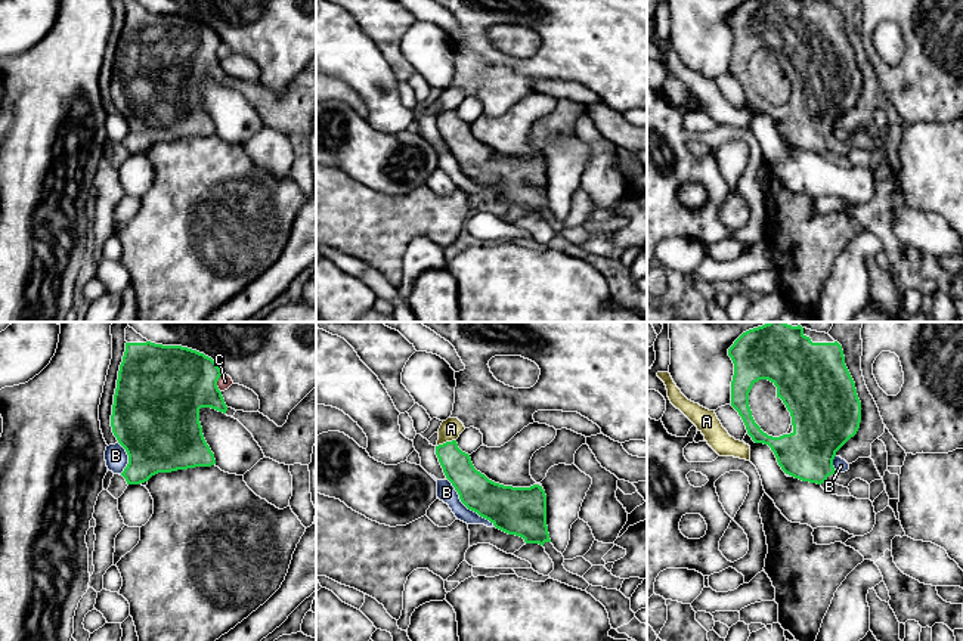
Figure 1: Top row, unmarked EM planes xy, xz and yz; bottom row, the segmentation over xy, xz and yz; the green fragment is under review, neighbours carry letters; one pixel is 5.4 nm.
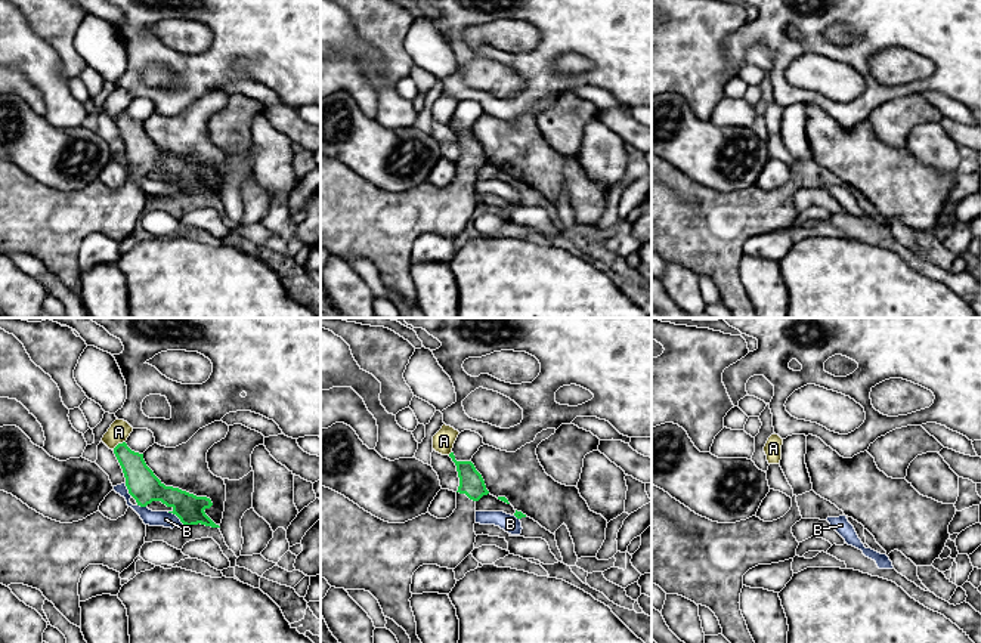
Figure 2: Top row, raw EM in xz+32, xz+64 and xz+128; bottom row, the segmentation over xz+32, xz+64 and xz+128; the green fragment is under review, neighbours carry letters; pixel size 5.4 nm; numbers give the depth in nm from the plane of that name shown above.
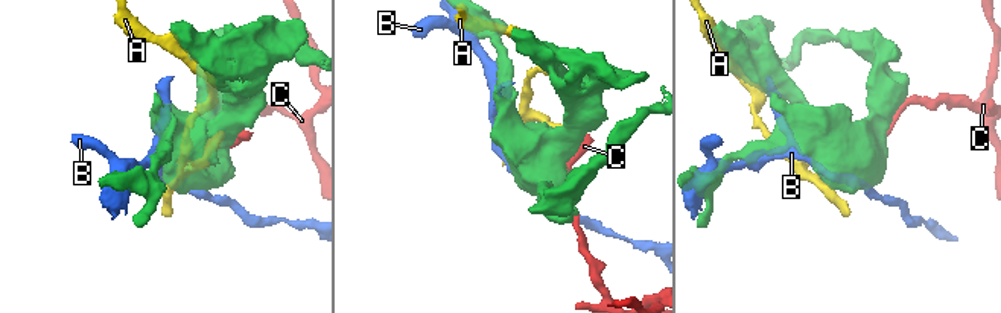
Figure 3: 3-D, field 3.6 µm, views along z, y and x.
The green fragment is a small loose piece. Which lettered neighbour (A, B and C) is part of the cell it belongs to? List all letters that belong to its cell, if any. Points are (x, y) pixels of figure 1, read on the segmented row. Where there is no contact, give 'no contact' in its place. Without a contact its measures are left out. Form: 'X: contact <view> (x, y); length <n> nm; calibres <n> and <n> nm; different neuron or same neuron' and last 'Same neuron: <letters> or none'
A: contact xz (446, 442); length 120 nm; calibres 160 and 120 nm; different neuron
B: contact xz (467, 507); length 380 nm; calibres 260 and 100 nm; different neuron
C: contact xy (216, 383); length 100 nm; calibres 420 and 80 nm; different neuron
Same neuron: none

